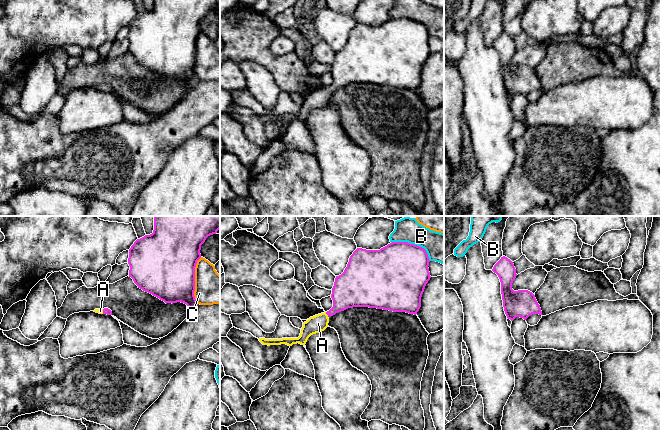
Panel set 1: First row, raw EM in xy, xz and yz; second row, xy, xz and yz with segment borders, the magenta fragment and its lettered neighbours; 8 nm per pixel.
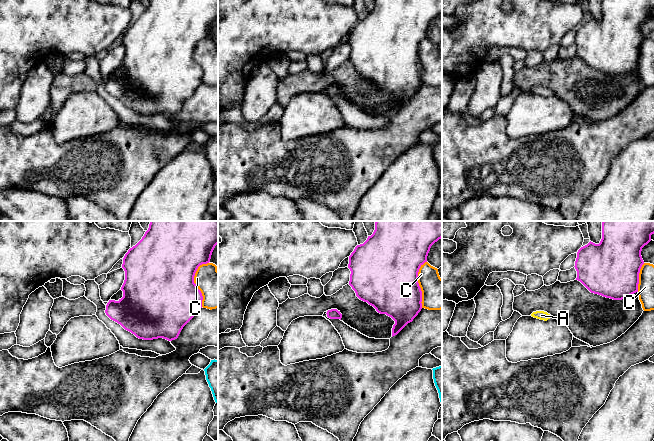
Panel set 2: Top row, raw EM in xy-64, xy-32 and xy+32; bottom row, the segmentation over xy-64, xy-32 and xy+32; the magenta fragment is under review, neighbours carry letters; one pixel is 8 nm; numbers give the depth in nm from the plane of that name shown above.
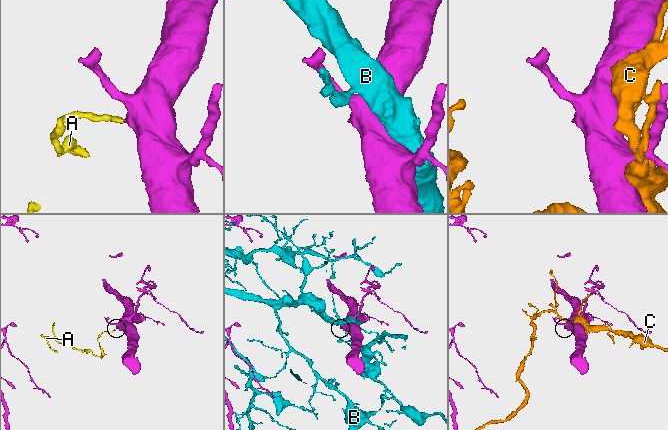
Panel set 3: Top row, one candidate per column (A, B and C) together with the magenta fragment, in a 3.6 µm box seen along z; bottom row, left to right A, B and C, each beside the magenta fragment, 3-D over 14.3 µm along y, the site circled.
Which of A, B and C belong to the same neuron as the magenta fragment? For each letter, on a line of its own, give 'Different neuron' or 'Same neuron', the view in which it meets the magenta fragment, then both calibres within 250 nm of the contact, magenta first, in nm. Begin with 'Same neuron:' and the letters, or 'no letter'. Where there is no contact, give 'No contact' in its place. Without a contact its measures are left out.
Same neuron: A
A: Same neuron. Touches magenta in xz. Thickness 260 nm (magenta) against 140 nm
B: Different neuron. Touches magenta in xz. Thickness 460 nm (magenta) against 240 nm
C: Different neuron. Touches magenta in xy. Thickness 460 nm (magenta) against 260 nm

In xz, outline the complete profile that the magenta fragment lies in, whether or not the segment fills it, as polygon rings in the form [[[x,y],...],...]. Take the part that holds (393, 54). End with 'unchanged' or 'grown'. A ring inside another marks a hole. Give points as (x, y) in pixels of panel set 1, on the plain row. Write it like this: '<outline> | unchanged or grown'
[[[392,18],[380,26],[357,24],[349,34],[344,48],[336,52],[331,74],[333,83],[310,93],[303,99],[298,114],[265,115],[259,114],[263,121],[293,120],[305,121],[308,114],[328,103],[329,92],[353,83],[369,83],[393,88],[406,88],[416,91],[421,83],[421,73],[430,56],[429,33],[426,26],[408,18]]] | grown

